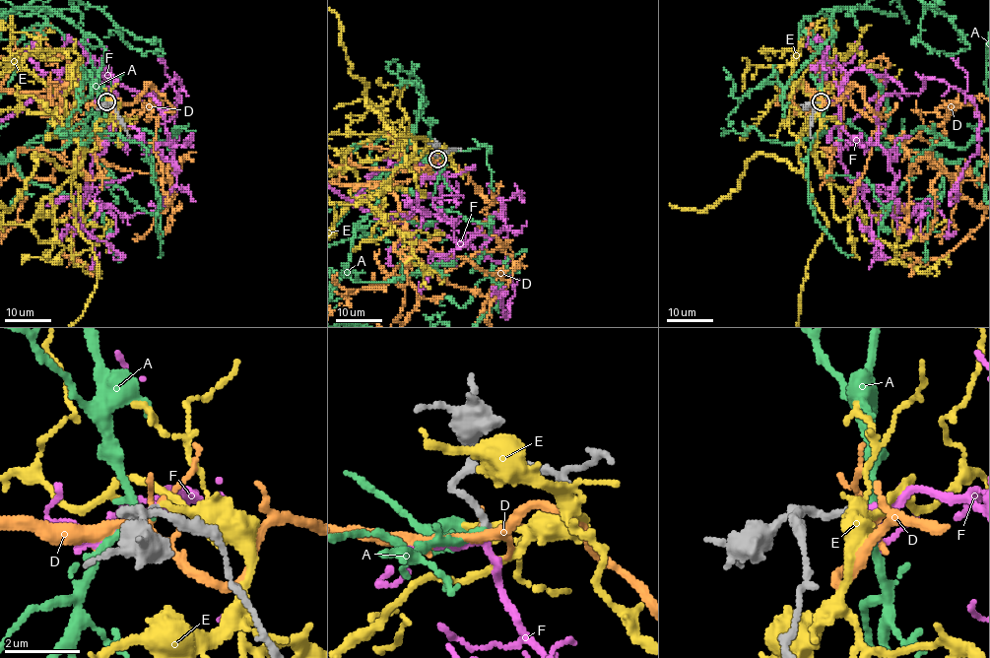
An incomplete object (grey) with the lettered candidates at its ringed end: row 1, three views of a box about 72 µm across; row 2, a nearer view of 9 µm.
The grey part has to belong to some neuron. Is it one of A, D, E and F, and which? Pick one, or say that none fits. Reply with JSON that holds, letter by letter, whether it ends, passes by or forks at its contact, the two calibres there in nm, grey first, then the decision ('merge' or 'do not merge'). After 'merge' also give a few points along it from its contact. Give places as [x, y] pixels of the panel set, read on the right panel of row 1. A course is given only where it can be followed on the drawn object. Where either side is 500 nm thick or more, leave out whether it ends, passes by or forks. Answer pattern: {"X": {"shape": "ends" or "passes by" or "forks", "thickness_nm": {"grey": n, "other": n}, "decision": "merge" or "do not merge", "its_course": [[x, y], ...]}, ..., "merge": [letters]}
{"A": {"shape": "passes by", "thickness_nm": {"grey": 200, "other": 200}, "decision": "do not merge"}, "D": {"shape": "forks", "thickness_nm": {"grey": 200, "other": 100}, "decision": "do not merge"}, "E": {"shape": "passes by", "thickness_nm": {"grey": 200, "other": 110}, "decision": "do not merge"}, "F": {"shape": "passes by", "thickness_nm": {"grey": 200, "other": 140}, "decision": "merge"}, "merge": ["F"]}

